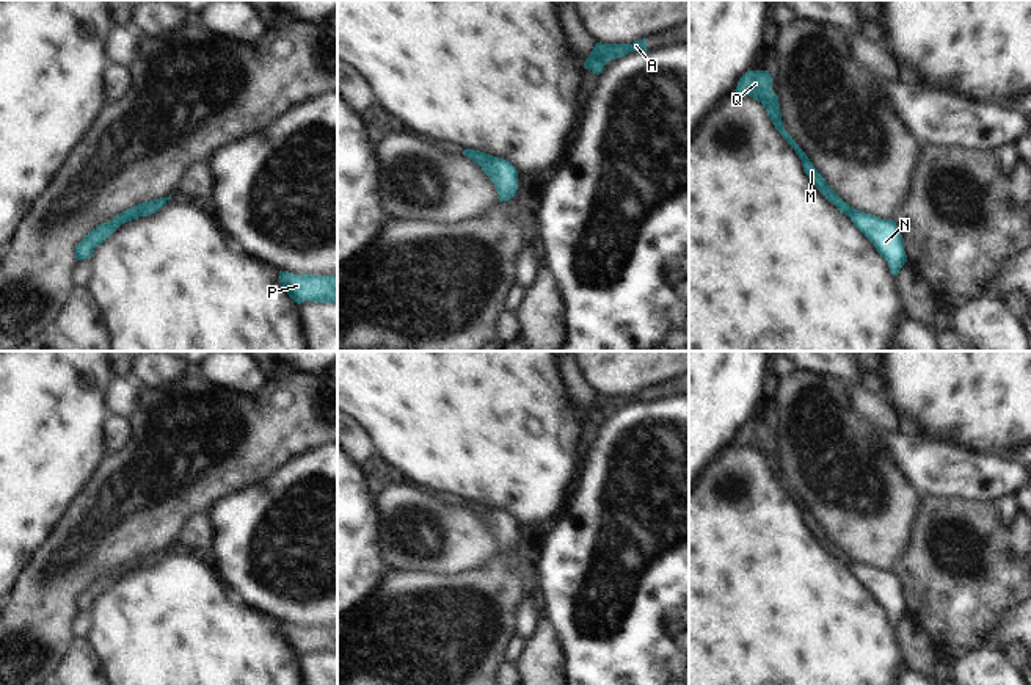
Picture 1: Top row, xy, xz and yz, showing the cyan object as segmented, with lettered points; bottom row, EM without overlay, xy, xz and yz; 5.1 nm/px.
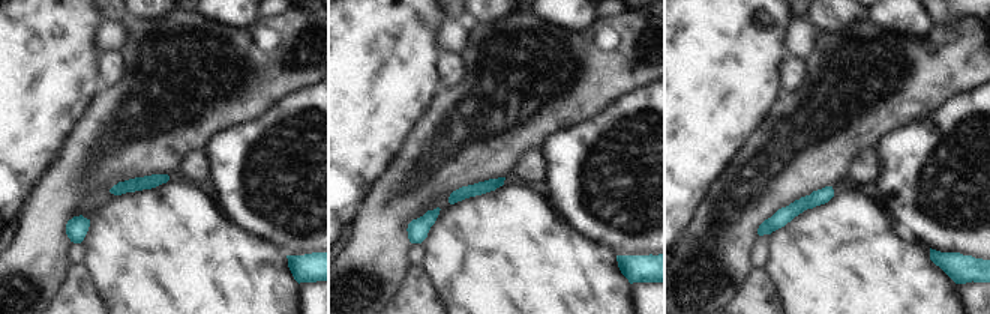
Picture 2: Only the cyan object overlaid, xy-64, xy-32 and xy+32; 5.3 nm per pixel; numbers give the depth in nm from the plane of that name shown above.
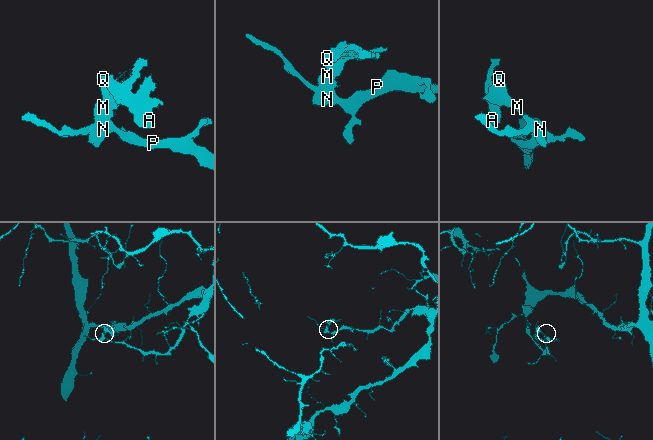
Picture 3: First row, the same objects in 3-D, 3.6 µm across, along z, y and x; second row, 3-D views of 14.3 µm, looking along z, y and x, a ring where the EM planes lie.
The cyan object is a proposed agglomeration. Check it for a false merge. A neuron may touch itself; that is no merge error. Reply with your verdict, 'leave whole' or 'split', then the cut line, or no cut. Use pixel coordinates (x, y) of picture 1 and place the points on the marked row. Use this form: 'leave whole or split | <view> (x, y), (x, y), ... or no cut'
leave whole | no cut

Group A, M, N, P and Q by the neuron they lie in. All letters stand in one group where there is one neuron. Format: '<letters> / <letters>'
A M N P Q

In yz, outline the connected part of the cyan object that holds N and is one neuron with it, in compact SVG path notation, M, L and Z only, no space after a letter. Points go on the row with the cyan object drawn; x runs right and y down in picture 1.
M747 71L739 78L734 91L738 96L750 96L763 103L775 129L781 133L781 136L802 160L803 171L811 183L822 193L822 196L829 202L832 202L838 210L851 218L854 226L876 246L877 252L888 262L891 274L898 276L899 270L907 262L907 254L904 251L904 238L896 223L893 219L882 219L876 215L852 208L835 193L835 190L827 185L825 179L813 166L807 154L785 130L778 96L772 92L771 74L767 71Z

